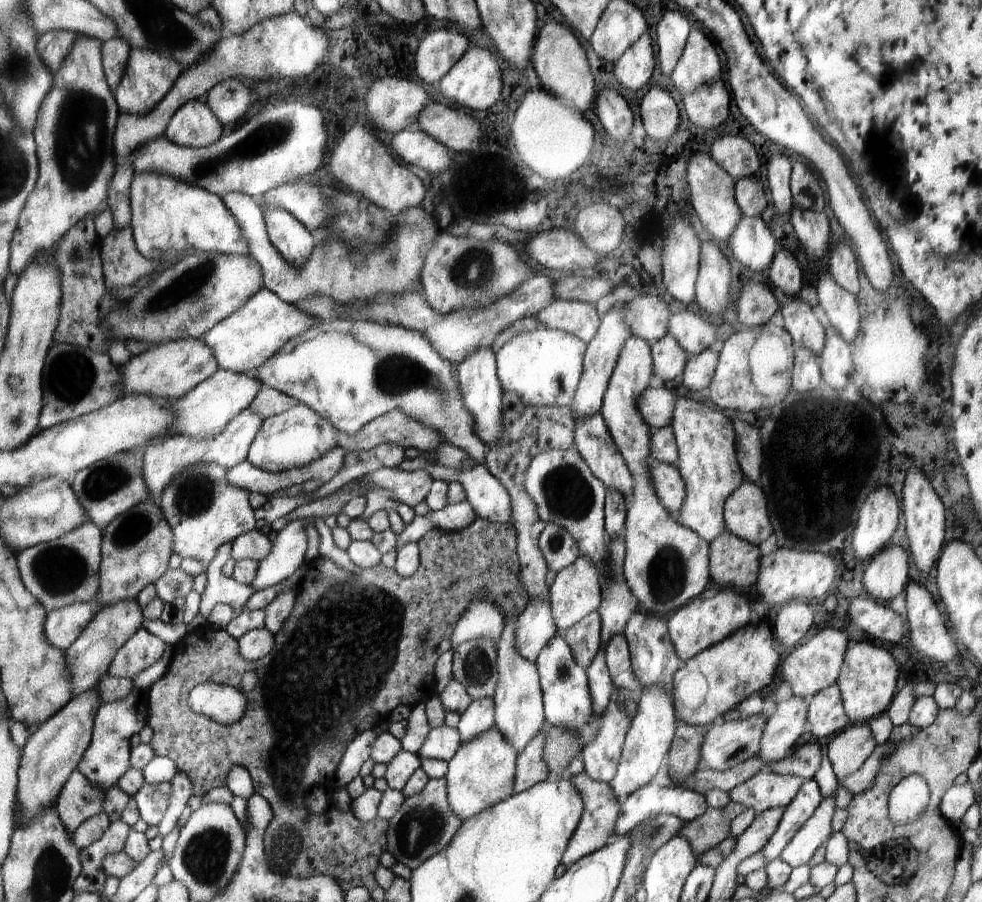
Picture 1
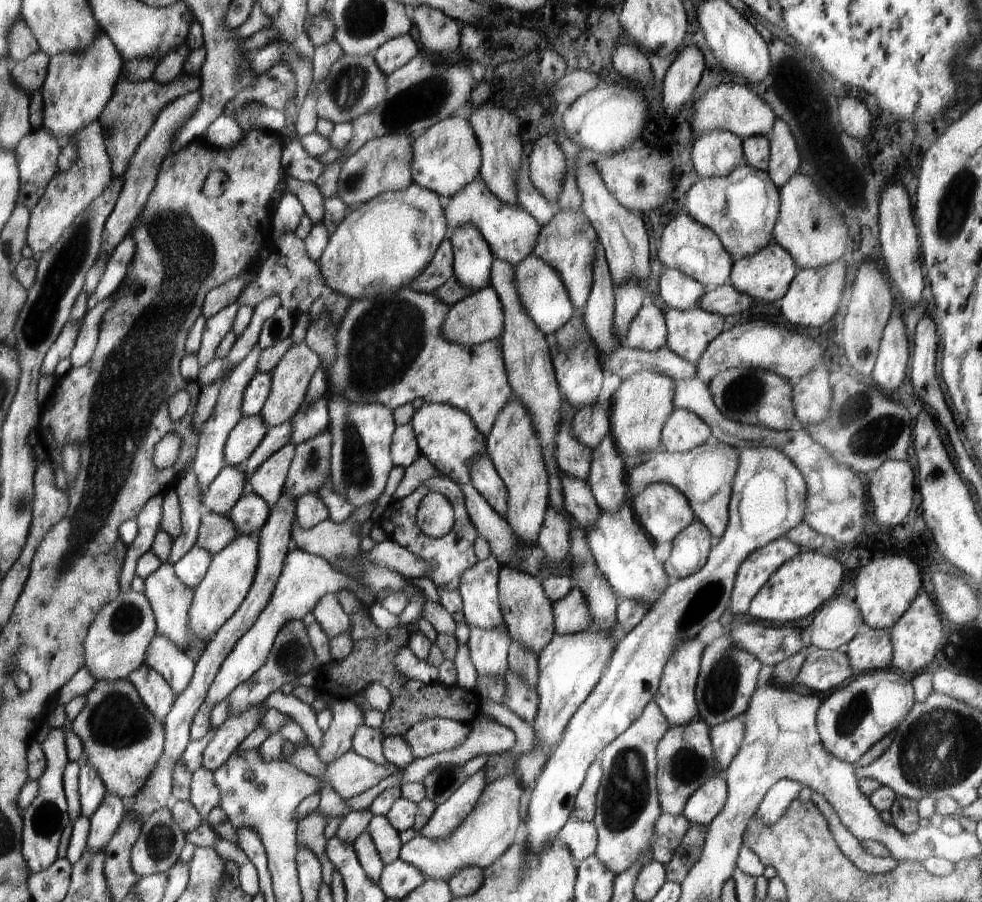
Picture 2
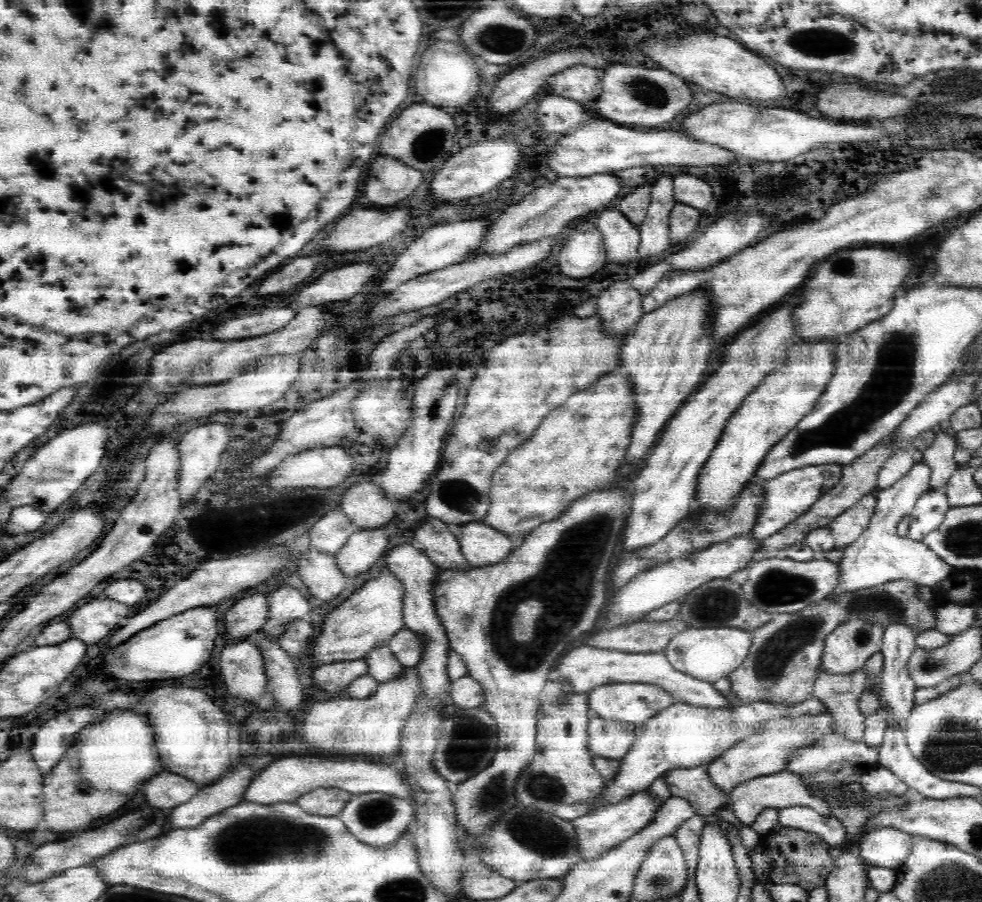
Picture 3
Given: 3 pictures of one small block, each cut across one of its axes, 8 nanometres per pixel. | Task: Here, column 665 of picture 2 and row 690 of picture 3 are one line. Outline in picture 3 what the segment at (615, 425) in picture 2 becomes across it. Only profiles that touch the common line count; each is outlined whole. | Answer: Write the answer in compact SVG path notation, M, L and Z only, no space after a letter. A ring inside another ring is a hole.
M406 667L402 674L389 681L379 683L376 692L368 698L342 696L333 701L313 702L306 709L301 724L300 737L304 746L316 751L336 751L336 753L366 754L367 757L388 757L396 753L401 742L402 726L413 714L414 704L422 697L421 678L416 667Z

